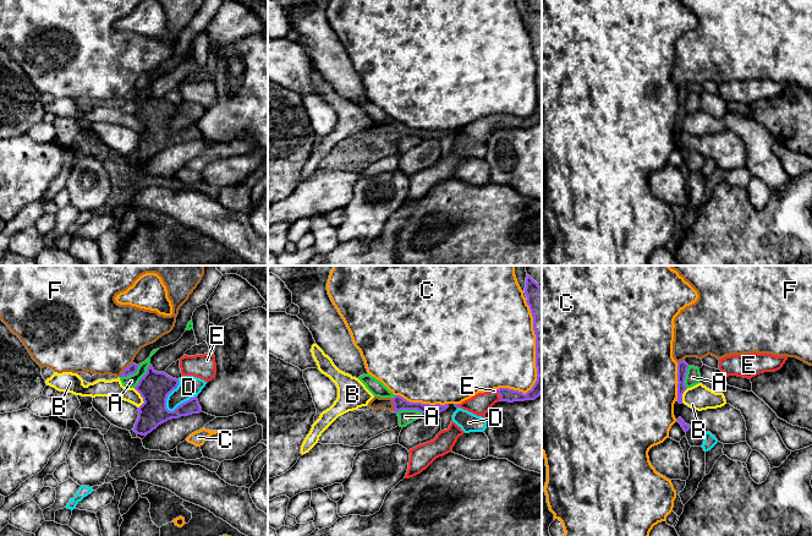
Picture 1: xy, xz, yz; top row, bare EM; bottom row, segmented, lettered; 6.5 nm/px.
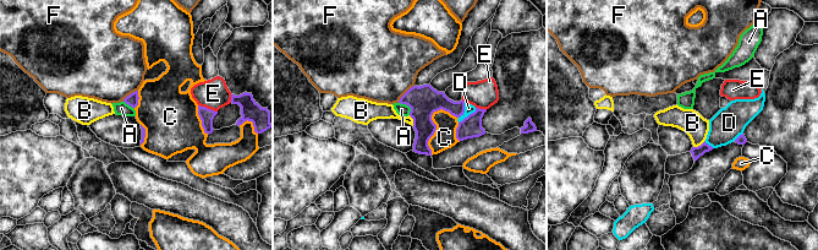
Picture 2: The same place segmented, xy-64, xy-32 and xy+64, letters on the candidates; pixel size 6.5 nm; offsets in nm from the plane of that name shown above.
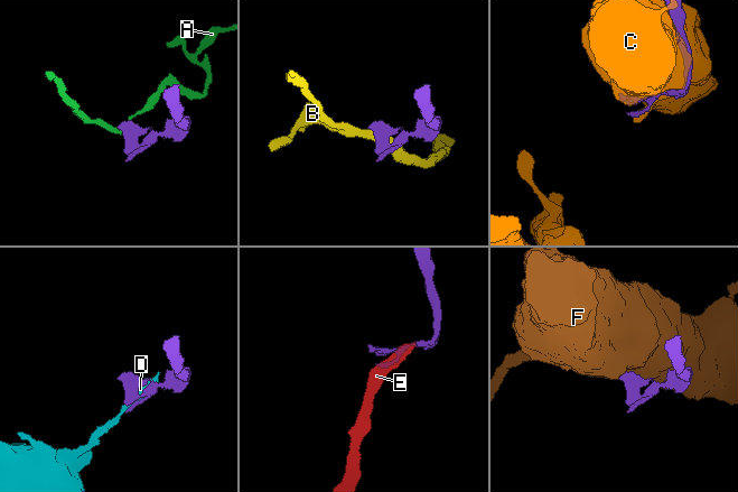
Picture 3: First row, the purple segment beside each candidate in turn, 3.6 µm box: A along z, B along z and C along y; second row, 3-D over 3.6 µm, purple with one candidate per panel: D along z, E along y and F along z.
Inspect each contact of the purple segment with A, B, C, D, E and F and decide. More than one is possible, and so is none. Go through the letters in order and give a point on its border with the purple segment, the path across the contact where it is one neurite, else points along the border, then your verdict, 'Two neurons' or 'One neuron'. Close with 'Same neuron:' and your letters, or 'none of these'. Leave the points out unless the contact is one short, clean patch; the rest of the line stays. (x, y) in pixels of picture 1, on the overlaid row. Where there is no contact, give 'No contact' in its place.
A: Touches purple at xz (410, 409). Boundary: xz (396, 411), (418, 410), (422, 414). Two neurons
B: Touches purple at xy (142, 397). Two neurons
C: Touches purple at xz (421, 403). Two neurons
D: Touches purple at xy (182, 403). Two neurons
E: Touches purple at xz (499, 395). Path across: xz (505, 394), (499, 395), (479, 404). One neuron
F: Touches purple at xy (125, 368). Two neurons
Same neuron: E

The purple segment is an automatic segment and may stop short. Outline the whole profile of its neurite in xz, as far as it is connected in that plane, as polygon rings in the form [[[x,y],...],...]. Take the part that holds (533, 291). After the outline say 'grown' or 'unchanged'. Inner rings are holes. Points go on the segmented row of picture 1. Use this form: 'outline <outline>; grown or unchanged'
outline [[[528,274],[526,278],[525,294],[527,296],[526,302],[533,317],[533,330],[536,334],[536,367],[538,376],[534,385],[526,394],[509,388],[478,393],[461,404],[455,404],[456,408],[485,417],[485,414],[498,401],[514,403],[534,400],[542,394],[542,288]]]; grown

